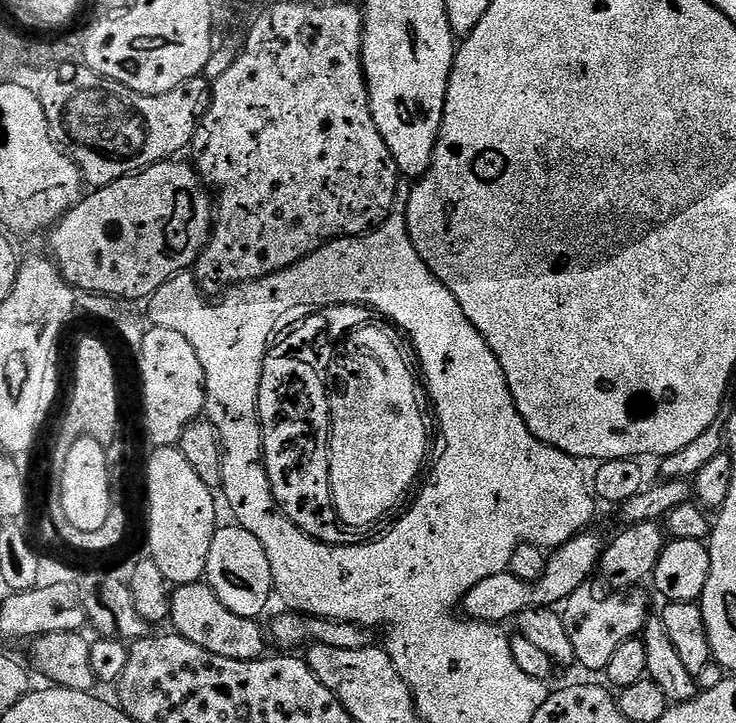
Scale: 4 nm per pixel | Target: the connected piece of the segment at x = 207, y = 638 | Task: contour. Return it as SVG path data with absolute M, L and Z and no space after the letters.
M206 582L179 585L171 593L171 598L172 614L170 624L176 627L173 629L175 629L178 635L190 642L194 642L194 646L202 646L202 650L210 650L210 654L218 654L218 658L259 660L265 655L264 636L266 640L266 632L265 629L264 632L260 629L261 621L259 619L242 618L238 614L234 614L234 610L226 610L226 606L222 606L218 594L214 594L214 590Z

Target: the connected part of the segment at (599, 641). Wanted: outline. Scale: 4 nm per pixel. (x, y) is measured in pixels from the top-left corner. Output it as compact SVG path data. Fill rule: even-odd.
M592 586L574 590L570 598L562 605L562 615L566 634L570 634L570 646L574 646L576 664L589 668L592 672L603 673L607 669L610 658L614 658L614 650L622 646L622 642L637 639L644 631L644 623L648 621L648 596L639 587L627 590L612 590L609 596L599 596Z

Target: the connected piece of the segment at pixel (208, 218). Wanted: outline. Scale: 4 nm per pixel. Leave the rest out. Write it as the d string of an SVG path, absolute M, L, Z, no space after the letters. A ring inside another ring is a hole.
M176 158L163 160L132 176L118 178L118 182L110 182L105 188L89 191L51 229L51 259L73 288L144 302L156 293L162 282L195 265L212 235L214 200L195 167L180 162Z

